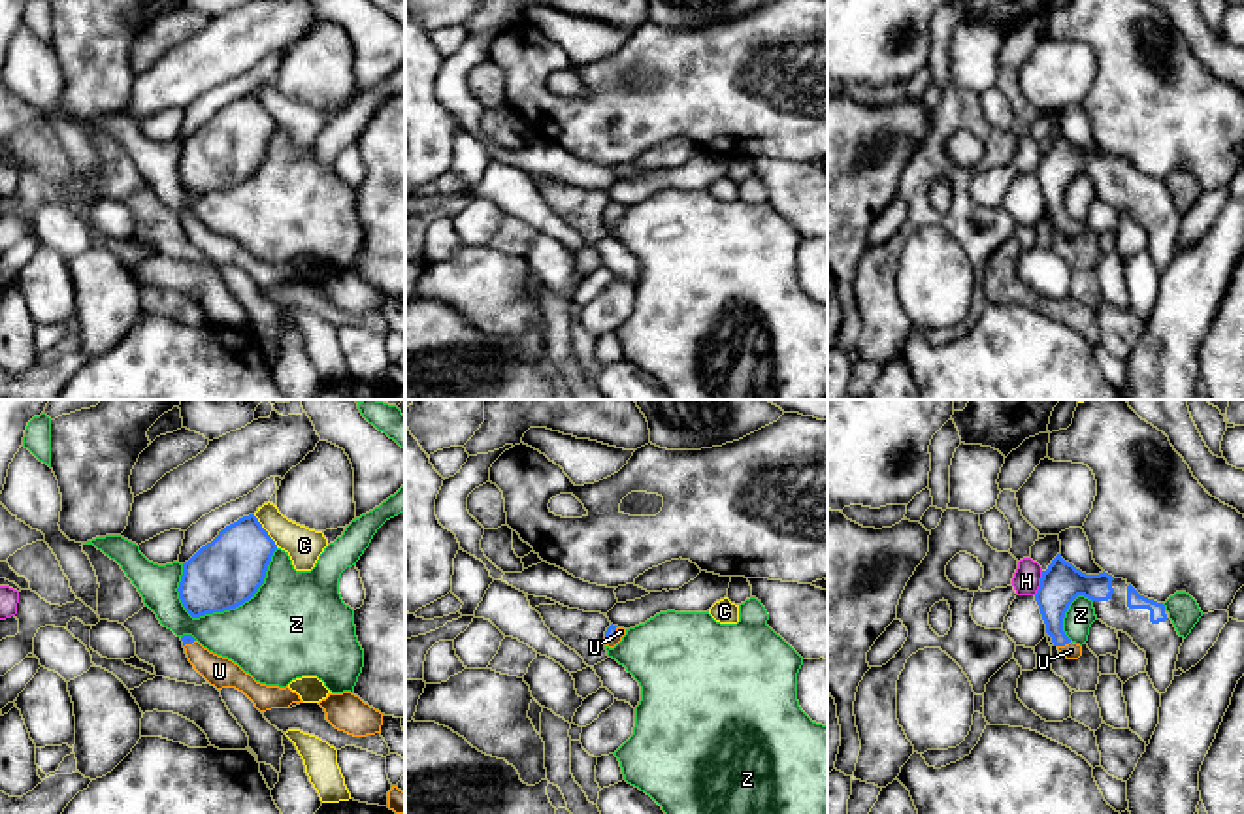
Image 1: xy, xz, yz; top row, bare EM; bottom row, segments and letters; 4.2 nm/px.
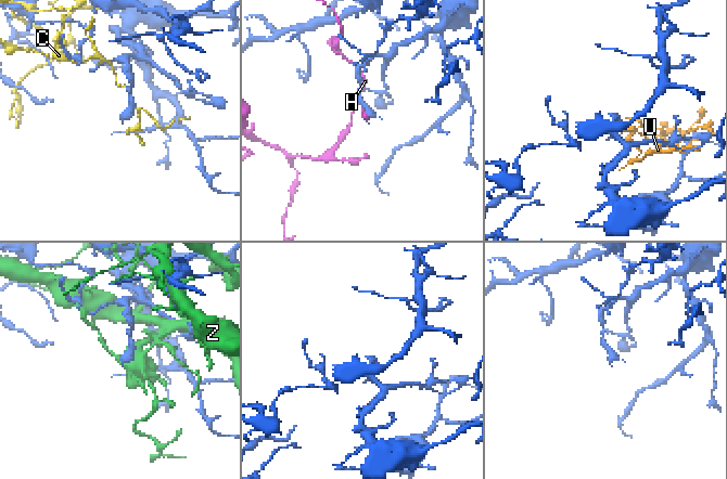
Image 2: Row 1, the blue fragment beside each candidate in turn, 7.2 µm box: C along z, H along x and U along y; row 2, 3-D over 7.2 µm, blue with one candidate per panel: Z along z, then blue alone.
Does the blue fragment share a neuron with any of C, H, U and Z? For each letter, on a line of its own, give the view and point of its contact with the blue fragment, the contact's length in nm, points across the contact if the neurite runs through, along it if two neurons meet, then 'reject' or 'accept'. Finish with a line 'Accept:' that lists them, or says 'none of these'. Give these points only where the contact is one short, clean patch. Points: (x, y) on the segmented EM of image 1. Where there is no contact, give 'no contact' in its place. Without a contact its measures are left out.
C: xy (266, 532) | 180 nm | reject
H: yz (1041, 583) | 110 nm | reject
U: yz (1063, 645) | 70 nm | accept
Z: xy (240, 603) | 480 nm | reject
Accept: U

